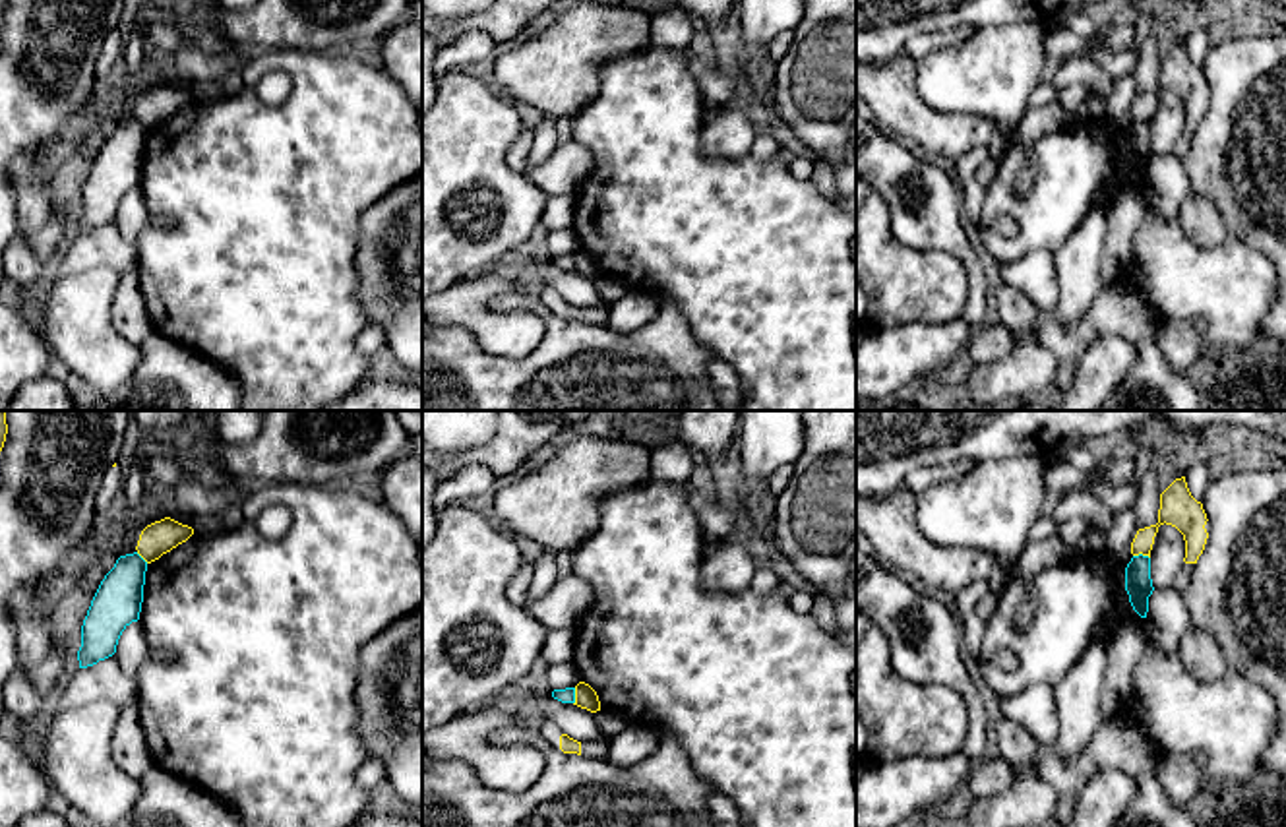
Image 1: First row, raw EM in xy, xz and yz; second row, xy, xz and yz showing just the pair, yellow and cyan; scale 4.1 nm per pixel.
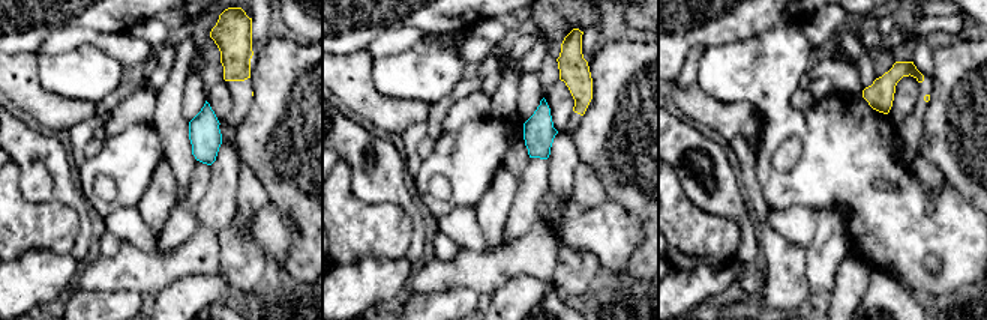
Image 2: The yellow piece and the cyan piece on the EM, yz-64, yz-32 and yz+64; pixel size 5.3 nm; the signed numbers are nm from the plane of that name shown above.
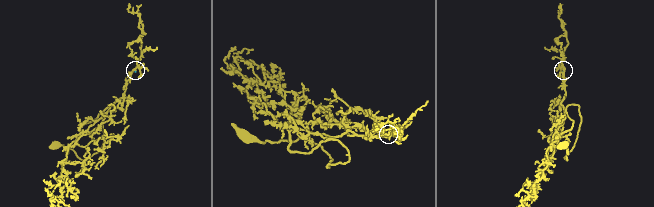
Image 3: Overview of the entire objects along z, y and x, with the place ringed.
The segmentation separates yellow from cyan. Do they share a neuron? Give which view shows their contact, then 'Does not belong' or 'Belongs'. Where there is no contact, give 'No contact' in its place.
Touches yellow in yz. Does not belong

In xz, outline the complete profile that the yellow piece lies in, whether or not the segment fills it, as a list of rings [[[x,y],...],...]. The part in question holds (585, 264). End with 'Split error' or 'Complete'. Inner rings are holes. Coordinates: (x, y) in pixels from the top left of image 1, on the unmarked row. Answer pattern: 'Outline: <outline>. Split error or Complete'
Outline: [[[579,248],[575,252],[575,269],[573,271],[587,275],[591,279],[600,277],[600,267],[598,267],[597,258],[585,248]]]. Complete

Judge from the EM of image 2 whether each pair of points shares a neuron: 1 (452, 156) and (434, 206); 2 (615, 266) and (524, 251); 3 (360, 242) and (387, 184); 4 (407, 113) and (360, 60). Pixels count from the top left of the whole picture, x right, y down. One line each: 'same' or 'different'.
1: same
2: different
3: different
4: same

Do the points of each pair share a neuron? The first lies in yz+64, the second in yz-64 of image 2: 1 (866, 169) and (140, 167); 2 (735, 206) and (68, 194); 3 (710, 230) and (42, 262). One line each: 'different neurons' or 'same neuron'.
1: same neuron
2: same neuron
3: different neurons

